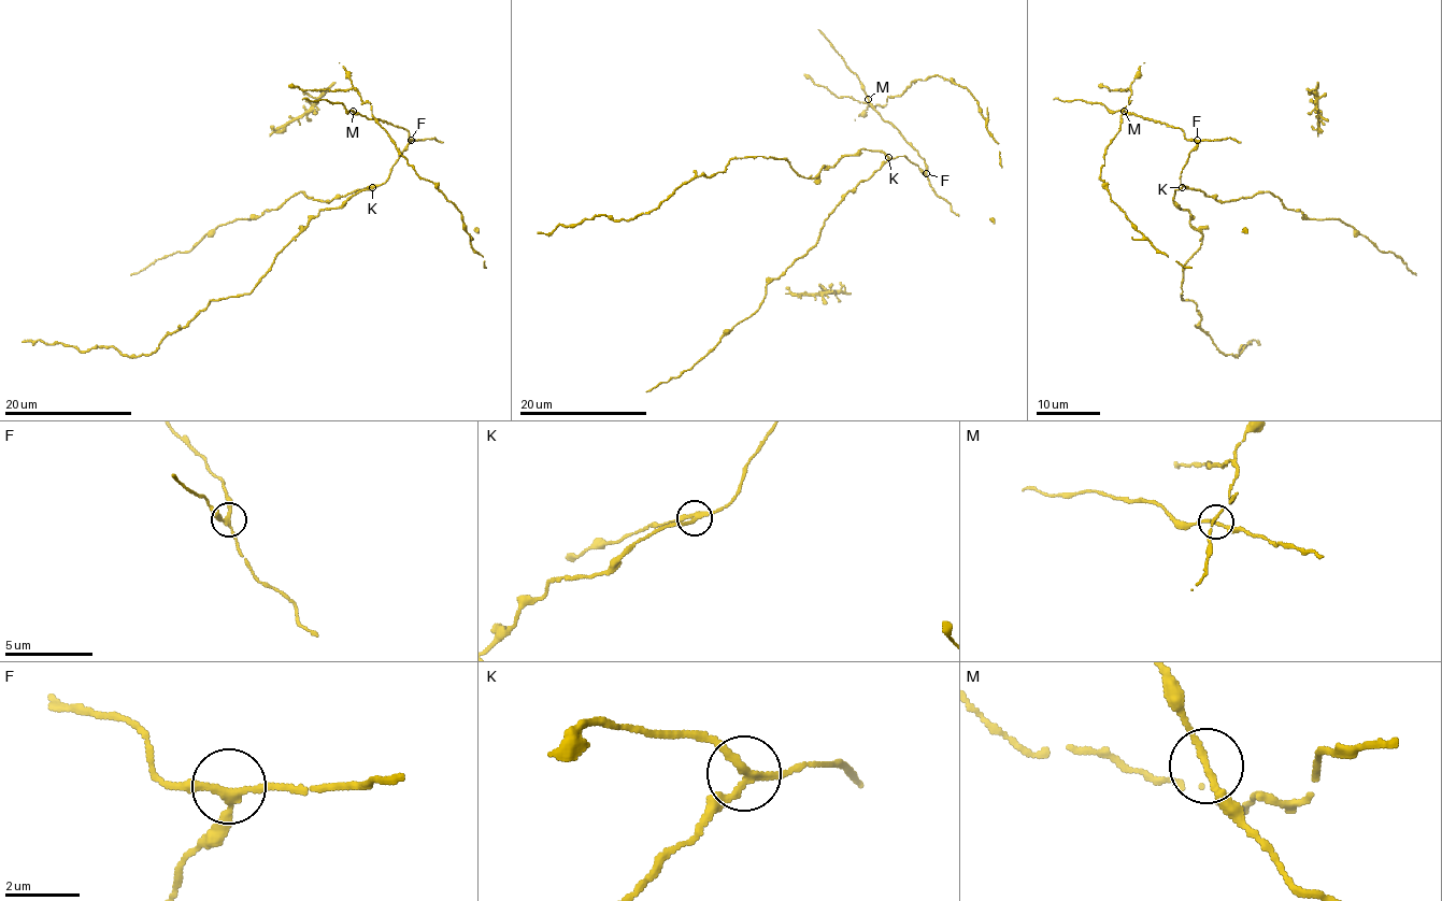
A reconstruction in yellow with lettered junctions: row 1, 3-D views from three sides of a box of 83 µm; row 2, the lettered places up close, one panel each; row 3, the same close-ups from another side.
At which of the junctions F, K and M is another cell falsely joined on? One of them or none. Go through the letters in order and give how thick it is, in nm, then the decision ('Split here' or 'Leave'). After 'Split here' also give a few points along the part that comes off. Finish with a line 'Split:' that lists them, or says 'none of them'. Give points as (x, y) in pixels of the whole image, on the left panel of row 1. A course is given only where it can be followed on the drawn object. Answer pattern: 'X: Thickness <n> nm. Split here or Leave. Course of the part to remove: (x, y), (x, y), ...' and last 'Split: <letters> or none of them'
F: Thickness 200 nm. Leave
K: Thickness 180 nm. Split here. Course of the part to remove: (372, 187), (323, 209), (250, 292), (208, 304), (153, 352), (23, 342)
M: Thickness 170 nm. Leave
Split: K

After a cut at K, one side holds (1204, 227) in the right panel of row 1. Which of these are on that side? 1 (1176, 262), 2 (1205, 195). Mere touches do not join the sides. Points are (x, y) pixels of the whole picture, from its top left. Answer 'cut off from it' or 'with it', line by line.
1: cut off from it
2: cut off from it

